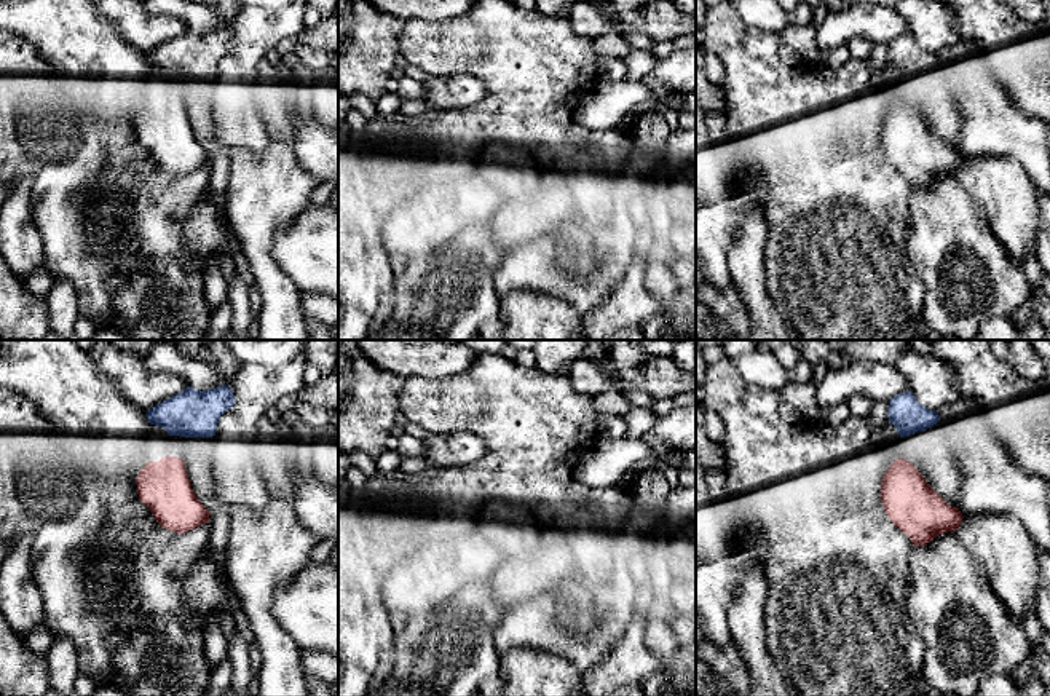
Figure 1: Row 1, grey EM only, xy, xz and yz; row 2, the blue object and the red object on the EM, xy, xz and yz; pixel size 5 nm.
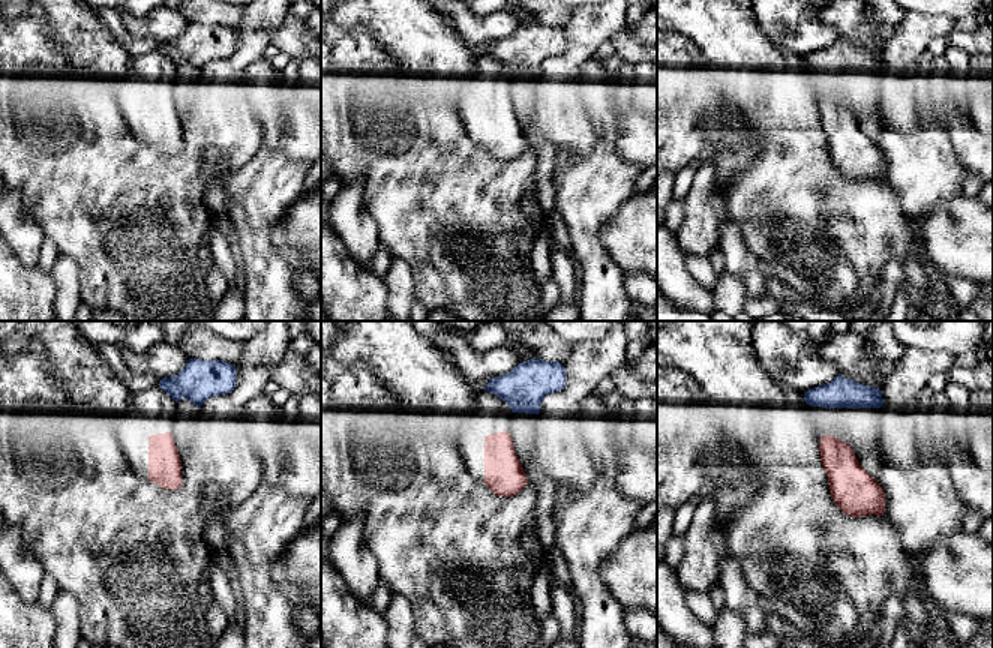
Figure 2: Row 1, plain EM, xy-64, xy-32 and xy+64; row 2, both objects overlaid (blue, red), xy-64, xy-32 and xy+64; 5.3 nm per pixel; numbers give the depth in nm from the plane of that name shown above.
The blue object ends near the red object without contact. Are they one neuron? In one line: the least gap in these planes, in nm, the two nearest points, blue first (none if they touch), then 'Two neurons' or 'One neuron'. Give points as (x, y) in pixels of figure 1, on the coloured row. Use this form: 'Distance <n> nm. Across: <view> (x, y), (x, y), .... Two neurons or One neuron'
Distance 110 nm. Across: xy (182, 436), (176, 457). Two neurons

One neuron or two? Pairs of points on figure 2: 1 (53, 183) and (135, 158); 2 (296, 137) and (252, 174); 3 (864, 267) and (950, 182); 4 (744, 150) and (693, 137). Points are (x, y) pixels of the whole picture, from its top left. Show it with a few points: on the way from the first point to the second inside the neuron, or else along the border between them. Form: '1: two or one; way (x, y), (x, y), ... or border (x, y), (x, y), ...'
1: one; way (74, 183), (110, 183), (114, 179)
2: two; border (282, 147), (290, 156), (305, 161)
3: two; border (893, 189), (915, 222), (944, 203)
4: one; way (732, 144), (722, 137), (705, 137)

